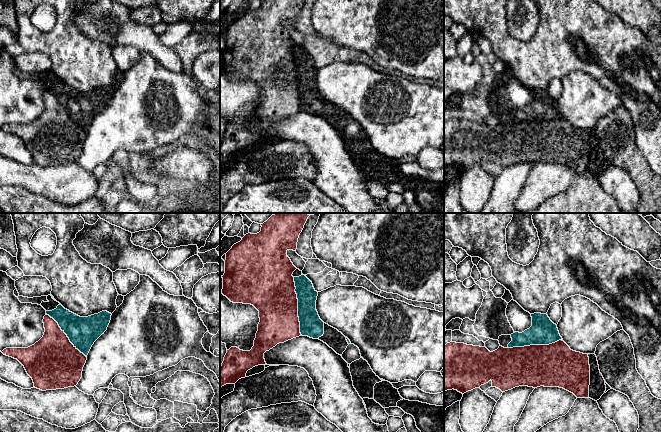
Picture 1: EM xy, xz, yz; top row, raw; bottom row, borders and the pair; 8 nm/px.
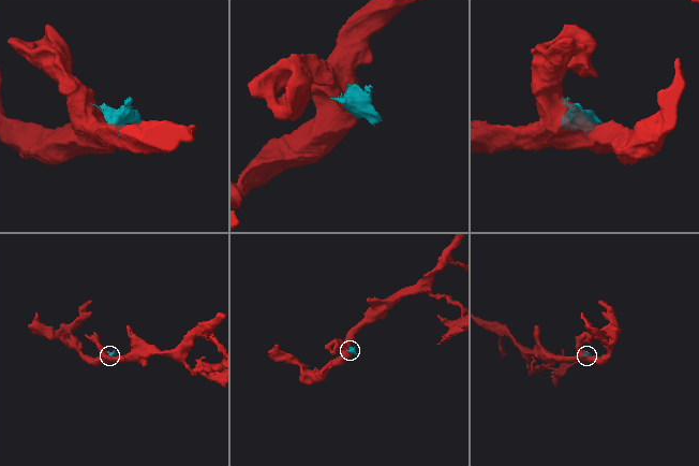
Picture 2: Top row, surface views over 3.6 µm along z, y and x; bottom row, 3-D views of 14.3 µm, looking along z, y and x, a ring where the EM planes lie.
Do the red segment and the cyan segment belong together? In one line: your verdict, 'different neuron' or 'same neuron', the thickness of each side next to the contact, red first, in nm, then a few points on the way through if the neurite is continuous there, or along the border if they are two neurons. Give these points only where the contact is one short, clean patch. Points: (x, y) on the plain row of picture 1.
different neuron; calibres 380 and 180 nm

